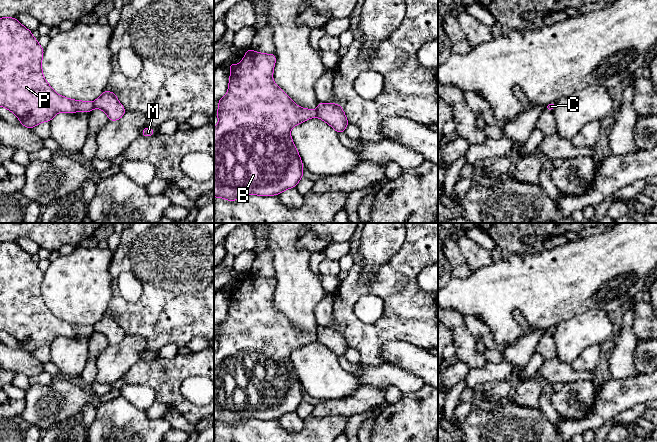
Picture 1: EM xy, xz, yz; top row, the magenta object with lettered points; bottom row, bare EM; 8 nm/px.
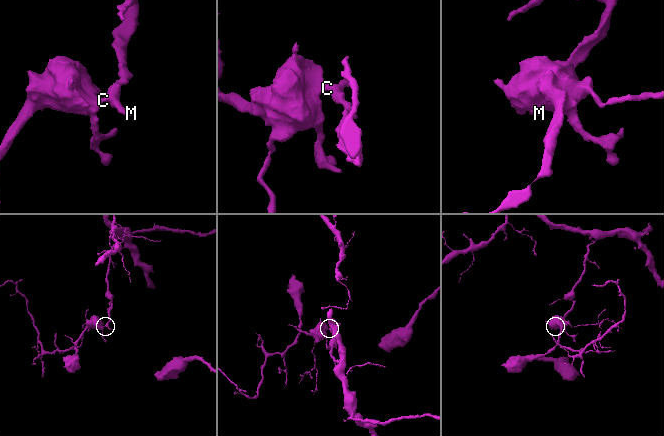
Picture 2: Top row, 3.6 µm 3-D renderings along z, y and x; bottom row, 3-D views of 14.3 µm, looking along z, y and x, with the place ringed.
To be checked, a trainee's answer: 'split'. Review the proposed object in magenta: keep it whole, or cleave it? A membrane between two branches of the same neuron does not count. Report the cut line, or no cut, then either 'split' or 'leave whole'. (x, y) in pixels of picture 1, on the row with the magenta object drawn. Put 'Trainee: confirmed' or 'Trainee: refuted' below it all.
cut xz (316, 111), (317, 116); split
Trainee: confirmed

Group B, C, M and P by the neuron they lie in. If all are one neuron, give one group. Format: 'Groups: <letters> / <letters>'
Groups: B C P / M

